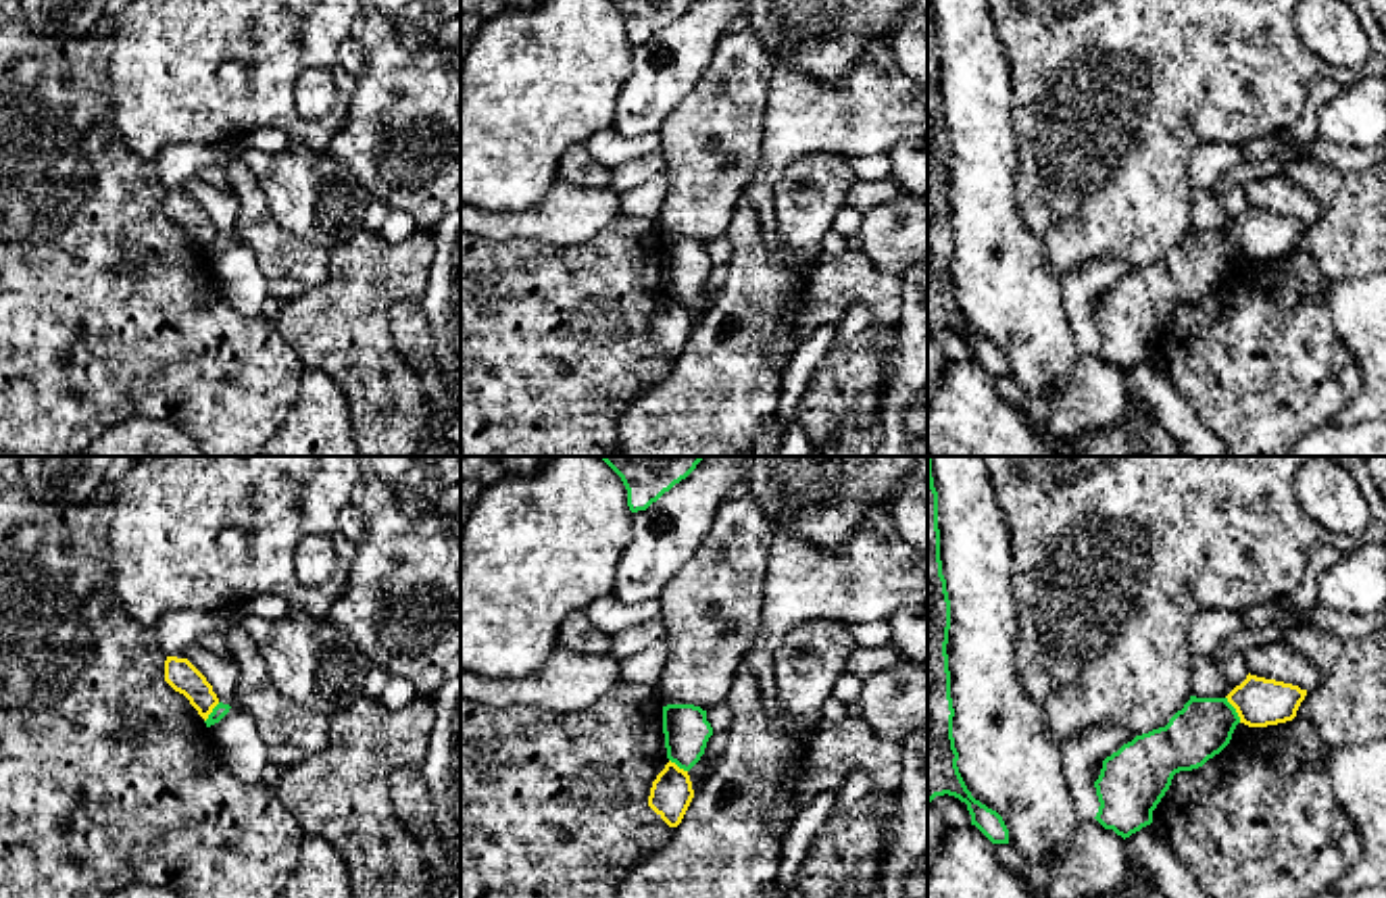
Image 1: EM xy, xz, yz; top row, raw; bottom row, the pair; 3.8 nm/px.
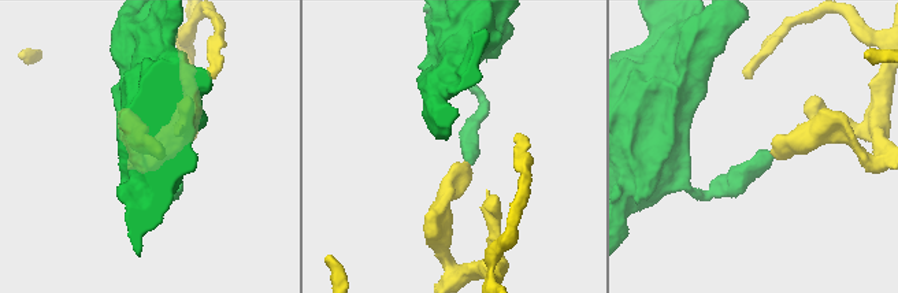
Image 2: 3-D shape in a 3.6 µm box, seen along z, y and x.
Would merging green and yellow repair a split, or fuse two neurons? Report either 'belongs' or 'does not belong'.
does not belong

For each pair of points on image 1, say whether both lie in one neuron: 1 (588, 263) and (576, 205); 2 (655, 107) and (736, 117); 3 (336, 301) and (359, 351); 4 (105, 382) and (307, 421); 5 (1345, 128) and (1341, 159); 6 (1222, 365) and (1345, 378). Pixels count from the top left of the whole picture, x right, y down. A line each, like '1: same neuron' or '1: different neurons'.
1: different neurons
2: different neurons
3: same neuron
4: different neurons
5: different neurons
6: same neuron

